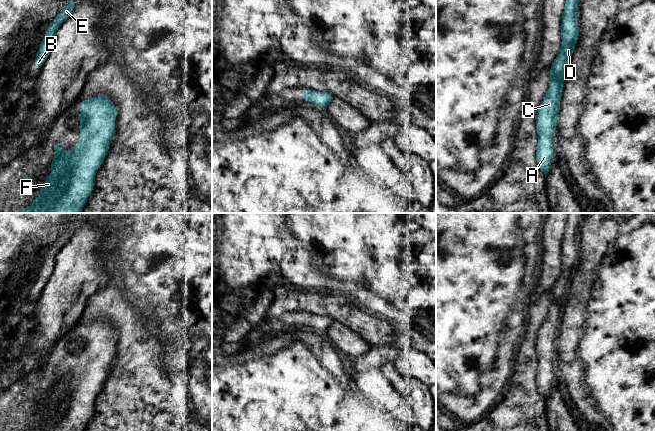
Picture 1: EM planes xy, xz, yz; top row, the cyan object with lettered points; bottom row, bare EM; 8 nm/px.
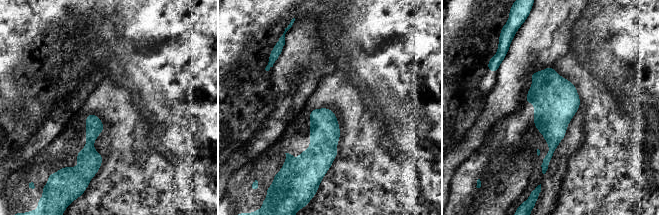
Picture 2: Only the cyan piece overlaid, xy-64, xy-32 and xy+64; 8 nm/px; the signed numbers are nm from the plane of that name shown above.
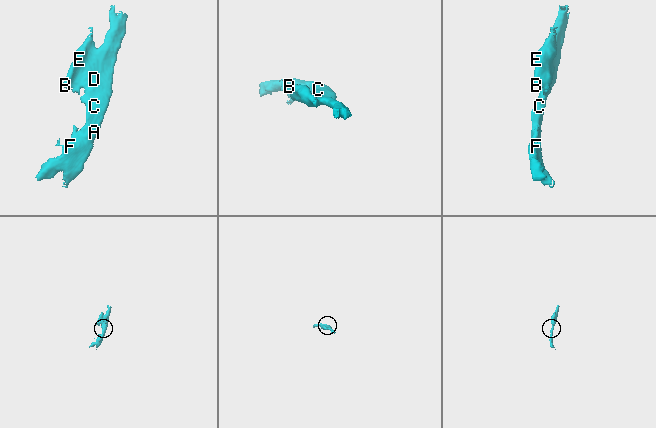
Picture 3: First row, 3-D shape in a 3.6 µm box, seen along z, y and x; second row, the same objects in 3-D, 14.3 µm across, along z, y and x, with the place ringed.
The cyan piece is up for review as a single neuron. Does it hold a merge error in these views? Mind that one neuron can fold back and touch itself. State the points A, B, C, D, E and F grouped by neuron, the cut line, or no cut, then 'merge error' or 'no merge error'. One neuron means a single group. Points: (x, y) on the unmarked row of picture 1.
groups A B C D E F; cut none; no merge error

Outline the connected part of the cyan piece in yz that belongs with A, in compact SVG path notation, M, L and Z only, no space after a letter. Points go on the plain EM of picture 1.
M569 213L568 215L561 244L561 273L550 291L550 310L539 329L536 341L538 358L536 384L538 392L544 397L545 401L554 380L552 370L553 357L558 347L563 305L569 292L569 284L572 281L573 273L580 258L576 239L578 238L579 220L584 214Z

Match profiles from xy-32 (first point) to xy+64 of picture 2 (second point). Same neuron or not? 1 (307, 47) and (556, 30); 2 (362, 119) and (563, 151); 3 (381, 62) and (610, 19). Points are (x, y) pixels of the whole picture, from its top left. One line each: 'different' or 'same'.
1: same
2: different
3: same

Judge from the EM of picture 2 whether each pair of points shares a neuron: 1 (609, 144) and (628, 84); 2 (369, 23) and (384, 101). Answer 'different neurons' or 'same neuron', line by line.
1: different neurons
2: same neuron

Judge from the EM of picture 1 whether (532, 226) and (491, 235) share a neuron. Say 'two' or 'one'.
one

